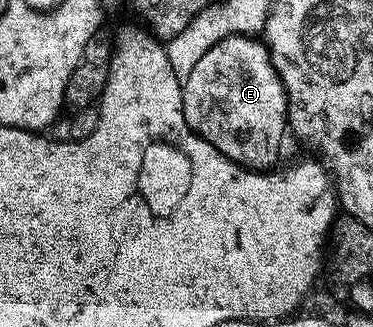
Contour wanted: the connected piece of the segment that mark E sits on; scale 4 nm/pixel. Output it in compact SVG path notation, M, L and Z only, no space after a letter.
M236 34L219 40L201 58L197 66L182 77L183 113L185 122L205 142L209 142L221 154L244 166L271 166L283 144L283 135L288 135L287 91L271 65L271 53L266 43L251 34Z

